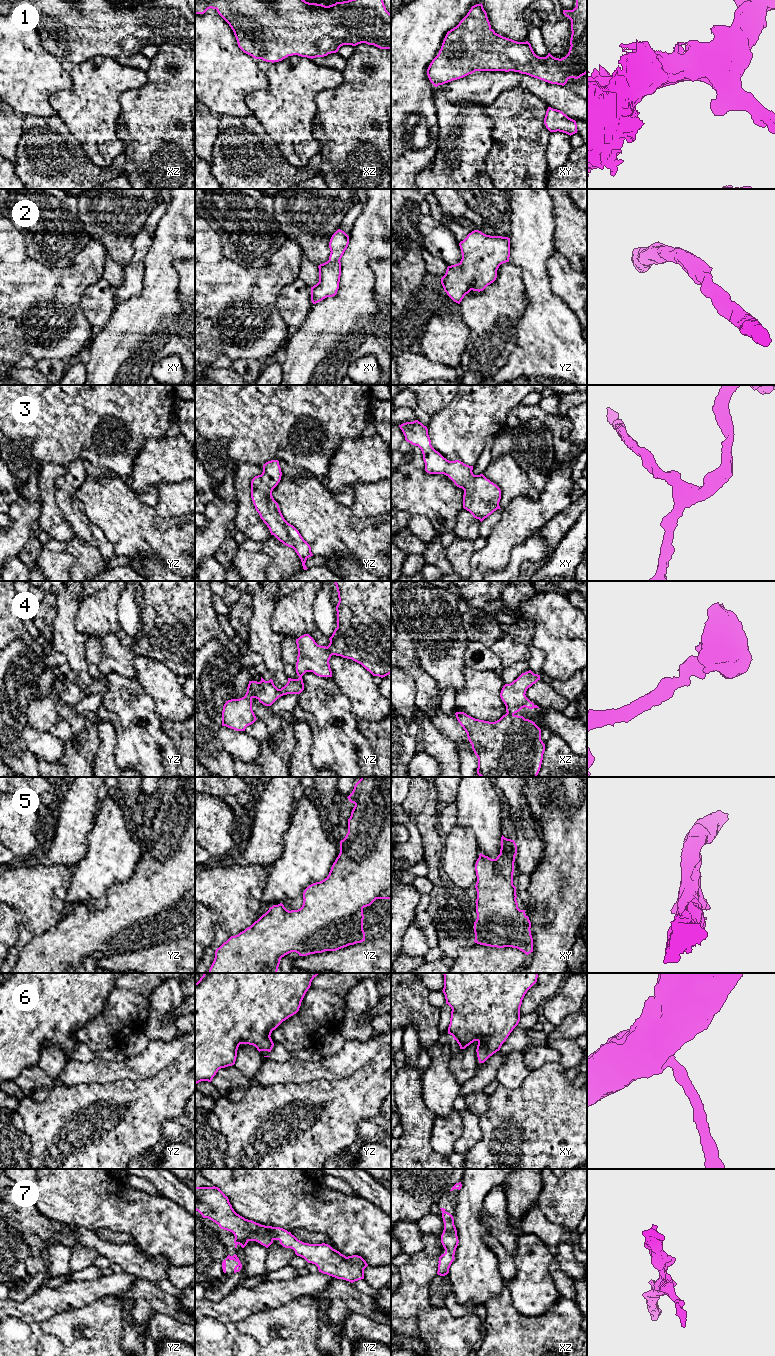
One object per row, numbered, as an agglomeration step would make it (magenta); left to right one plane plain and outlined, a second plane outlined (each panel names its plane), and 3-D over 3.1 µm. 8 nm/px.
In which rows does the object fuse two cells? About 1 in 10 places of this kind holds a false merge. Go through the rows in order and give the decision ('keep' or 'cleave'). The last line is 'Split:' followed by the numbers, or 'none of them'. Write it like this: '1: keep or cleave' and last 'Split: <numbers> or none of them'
1: keep
2: keep
3: keep
4: keep
5: keep
6: keep
7: keep
Split: none of them

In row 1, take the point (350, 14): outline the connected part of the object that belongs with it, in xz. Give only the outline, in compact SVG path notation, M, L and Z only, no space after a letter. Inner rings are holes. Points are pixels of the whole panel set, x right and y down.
M195 0L195 14L204 14L210 8L216 9L229 24L244 53L266 62L279 62L293 55L311 59L324 57L338 52L343 45L361 43L391 49L391 14L383 0L348 0L329 6L305 0Z

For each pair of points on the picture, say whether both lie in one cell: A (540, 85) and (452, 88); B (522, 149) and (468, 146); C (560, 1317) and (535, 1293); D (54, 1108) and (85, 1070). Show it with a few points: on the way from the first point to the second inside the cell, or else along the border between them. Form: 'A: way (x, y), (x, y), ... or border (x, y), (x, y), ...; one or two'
A: way (518, 80), (501, 80), (484, 87), (474, 87); one
B: border (494, 124), (491, 148), (486, 159), (486, 170); two
C: border (560, 1296), (544, 1313), (539, 1316), (529, 1317); two
D: border (95, 1082), (67, 1086); two

